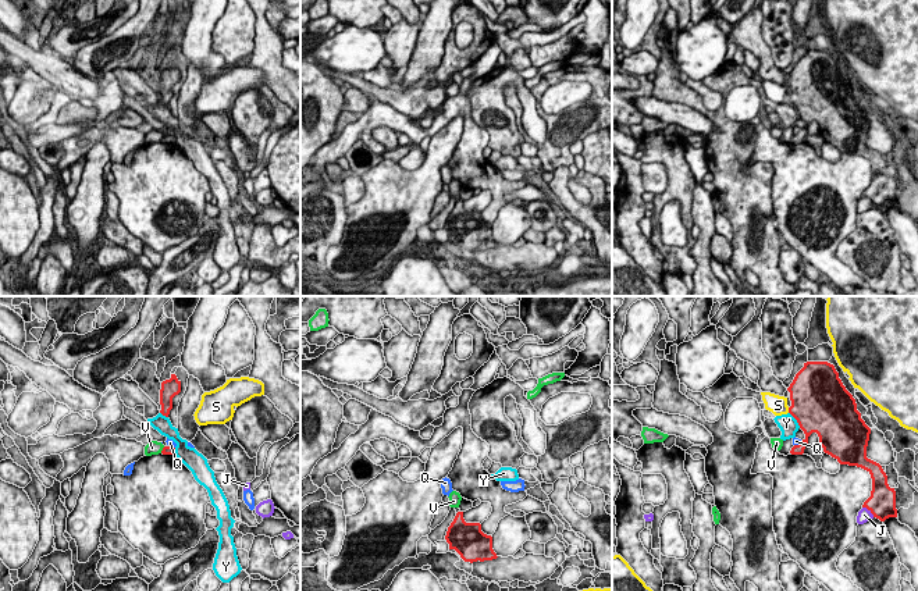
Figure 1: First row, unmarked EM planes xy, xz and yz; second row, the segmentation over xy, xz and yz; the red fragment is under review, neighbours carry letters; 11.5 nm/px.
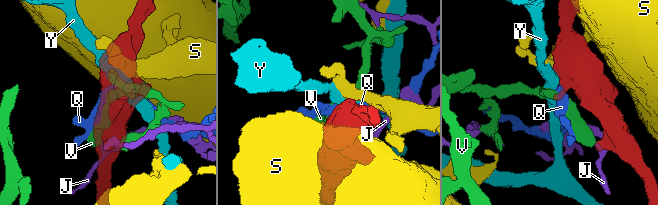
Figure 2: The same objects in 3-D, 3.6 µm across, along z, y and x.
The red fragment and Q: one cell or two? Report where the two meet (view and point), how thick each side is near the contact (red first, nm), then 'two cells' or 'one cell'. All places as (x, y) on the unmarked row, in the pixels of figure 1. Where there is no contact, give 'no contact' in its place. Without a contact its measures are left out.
yz (799, 132) | 180/90 nm | two cells

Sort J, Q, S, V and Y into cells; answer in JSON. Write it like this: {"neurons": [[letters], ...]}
{"neurons": [["J"], ["Q"], ["S"], ["V"], ["Y"]]}

